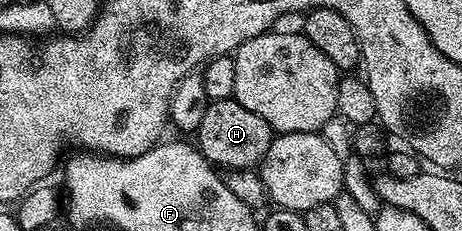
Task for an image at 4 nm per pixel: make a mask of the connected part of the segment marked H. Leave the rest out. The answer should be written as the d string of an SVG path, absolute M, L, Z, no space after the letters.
M228 98L209 103L207 112L203 112L203 124L199 124L195 131L195 145L214 167L247 170L264 160L267 148L273 143L274 137L275 131L269 127L267 120L255 116L255 112L247 112L243 104Z

